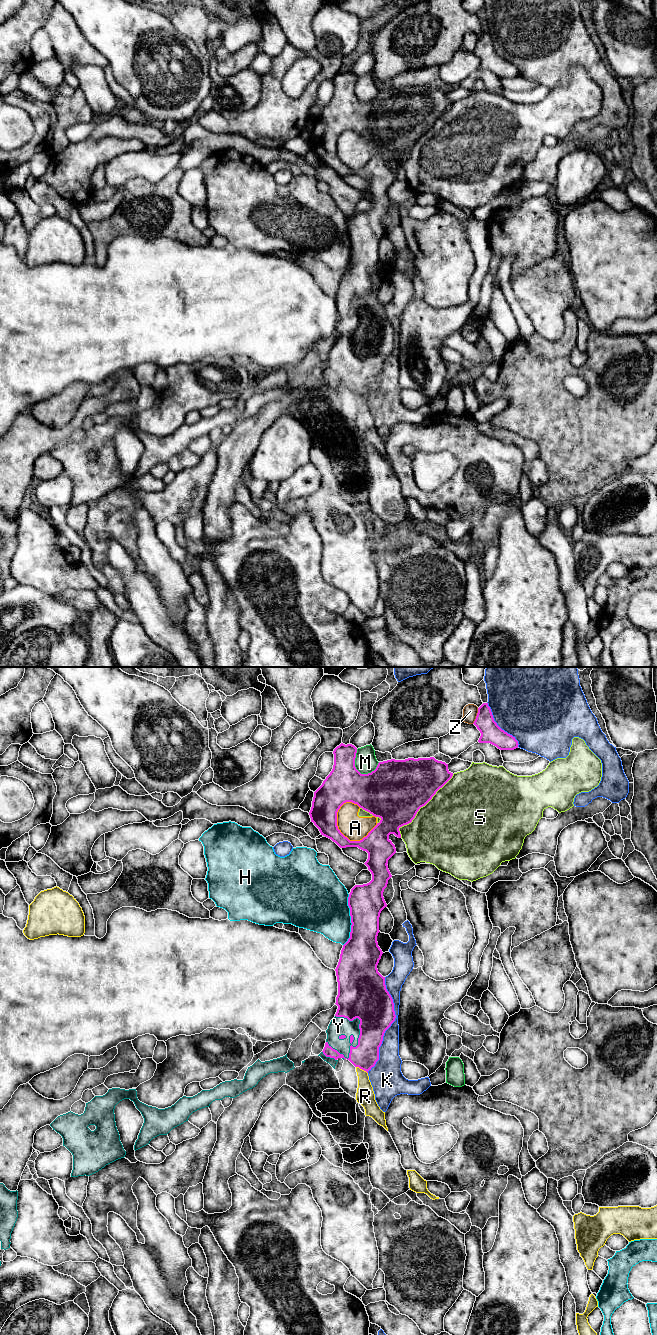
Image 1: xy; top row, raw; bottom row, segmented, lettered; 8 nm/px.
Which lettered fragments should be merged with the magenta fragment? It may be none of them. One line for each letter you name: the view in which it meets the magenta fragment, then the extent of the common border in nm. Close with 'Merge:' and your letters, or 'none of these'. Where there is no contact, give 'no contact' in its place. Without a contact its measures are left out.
Y: xy | 380 nm
Merge: Y

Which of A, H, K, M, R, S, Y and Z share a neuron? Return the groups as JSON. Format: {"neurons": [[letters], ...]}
{"neurons": [["A", "S"], ["H"], ["K"], ["M"], ["R"], ["Y"], ["Z"]]}

